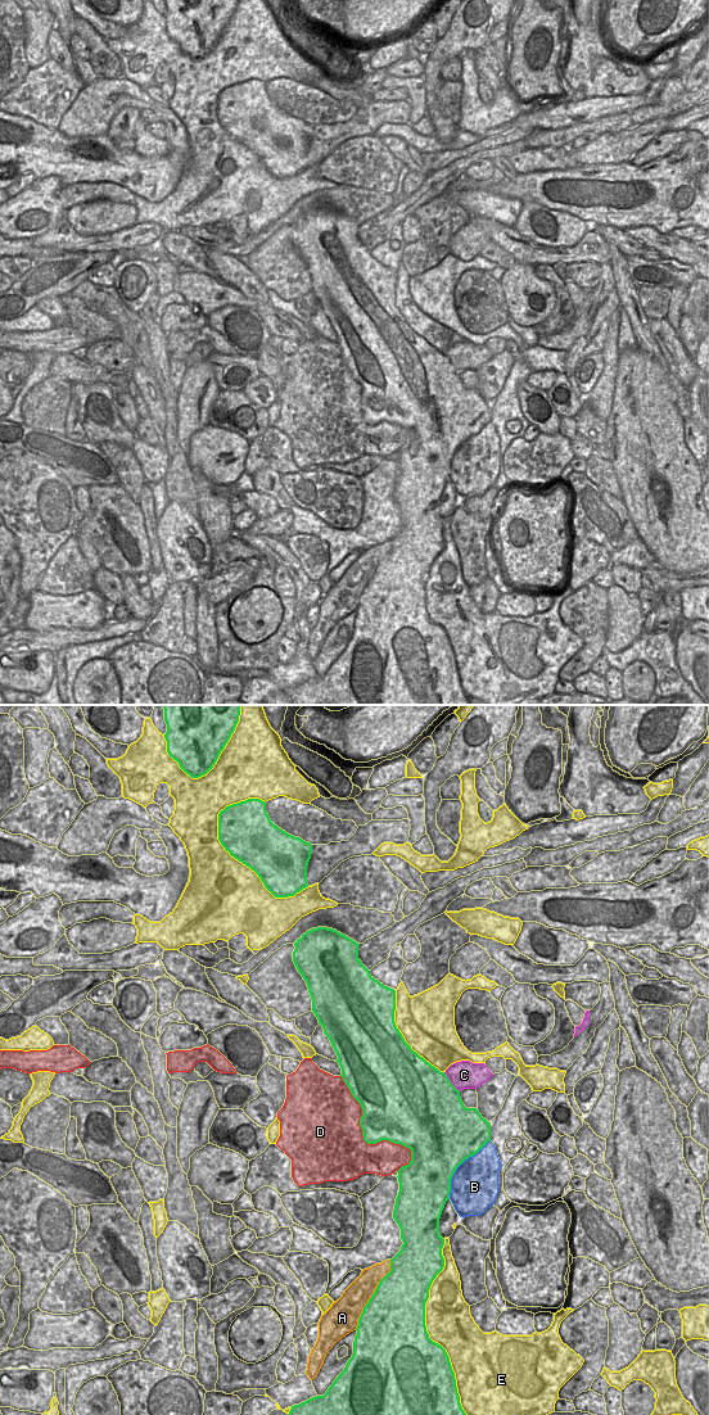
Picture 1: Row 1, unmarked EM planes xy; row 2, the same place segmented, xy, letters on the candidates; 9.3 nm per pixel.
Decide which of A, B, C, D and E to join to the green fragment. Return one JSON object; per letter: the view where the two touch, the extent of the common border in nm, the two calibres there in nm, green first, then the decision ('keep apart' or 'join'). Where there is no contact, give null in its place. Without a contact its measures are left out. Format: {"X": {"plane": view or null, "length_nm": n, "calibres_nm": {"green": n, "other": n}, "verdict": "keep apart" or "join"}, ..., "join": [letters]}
{"A": {"plane": "xy", "length_nm": 750, "calibres_nm": {"green": 500, "other": 260}, "verdict": "keep apart"}, "B": {"plane": "xy", "length_nm": 700, "calibres_nm": {"green": 500, "other": 460}, "verdict": "join"}, "C": {"plane": "xy", "length_nm": 240, "calibres_nm": {"green": 500, "other": 260}, "verdict": "keep apart"}, "D": {"plane": "xy", "length_nm": 1050, "calibres_nm": {"green": 400, "other": 480}, "verdict": "keep apart"}, "E": {"plane": "xy", "length_nm": 1700, "calibres_nm": {"green": 500, "other": 440}, "verdict": "keep apart"}, "join": ["B"]}

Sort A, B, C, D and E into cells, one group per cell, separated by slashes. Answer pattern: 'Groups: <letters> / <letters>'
Groups: A / B / C / D / E

